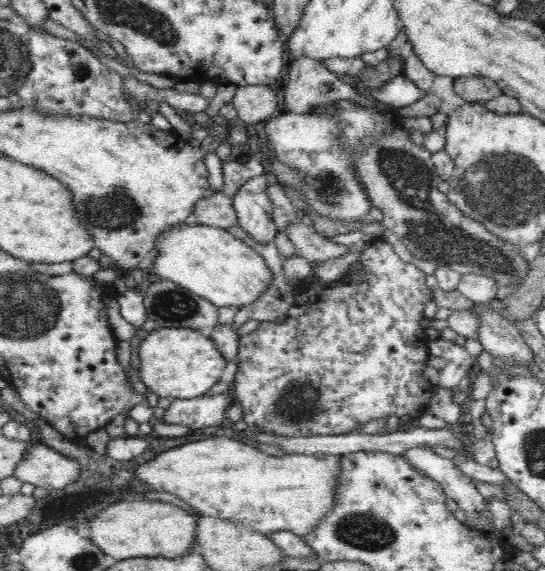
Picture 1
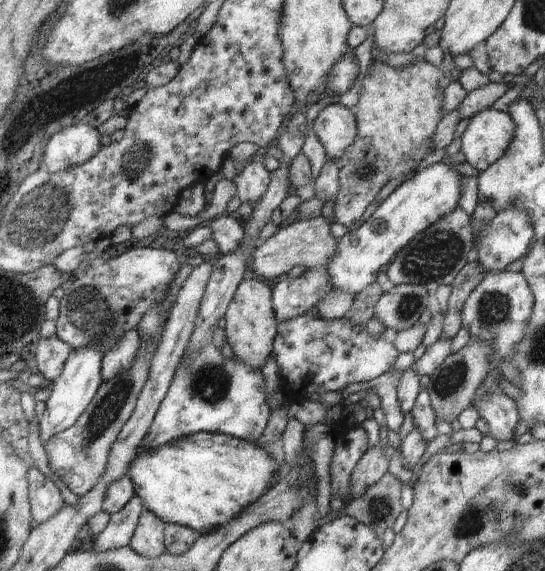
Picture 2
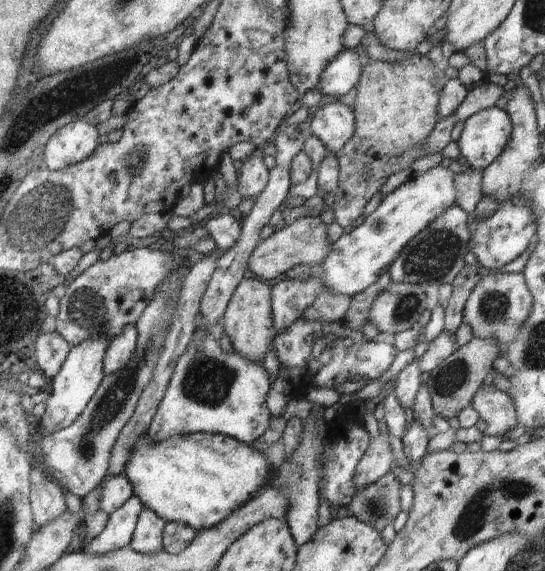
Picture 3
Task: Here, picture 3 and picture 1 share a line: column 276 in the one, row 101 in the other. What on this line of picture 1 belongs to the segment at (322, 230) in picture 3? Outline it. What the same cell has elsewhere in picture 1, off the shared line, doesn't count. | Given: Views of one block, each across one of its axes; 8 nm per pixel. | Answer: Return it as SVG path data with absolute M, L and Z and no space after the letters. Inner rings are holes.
M264 84L238 86L231 103L237 110L237 120L254 130L276 110L276 91Z

